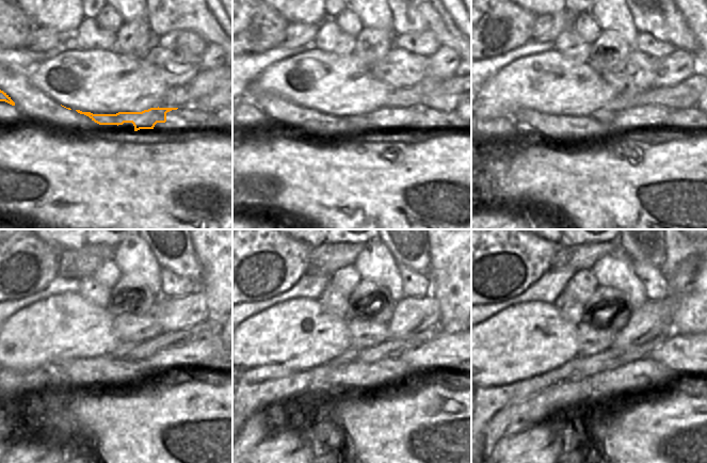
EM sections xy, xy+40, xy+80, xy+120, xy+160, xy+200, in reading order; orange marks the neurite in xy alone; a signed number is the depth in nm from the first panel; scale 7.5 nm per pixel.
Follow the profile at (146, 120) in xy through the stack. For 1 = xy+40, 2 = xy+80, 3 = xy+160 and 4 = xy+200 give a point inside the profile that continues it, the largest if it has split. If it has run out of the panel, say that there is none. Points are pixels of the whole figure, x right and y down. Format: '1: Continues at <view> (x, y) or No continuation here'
1: Continues at xy+40 (386, 118)
2: Continues at xy+80 (640, 117)
3: Continues at xy+160 (445, 354)
4: Continues at xy+200 (678, 351)

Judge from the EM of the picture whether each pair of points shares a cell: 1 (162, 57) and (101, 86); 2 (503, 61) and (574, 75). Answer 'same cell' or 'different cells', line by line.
1: different cells
2: different cells

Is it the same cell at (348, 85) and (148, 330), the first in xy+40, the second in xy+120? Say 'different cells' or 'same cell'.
different cells

